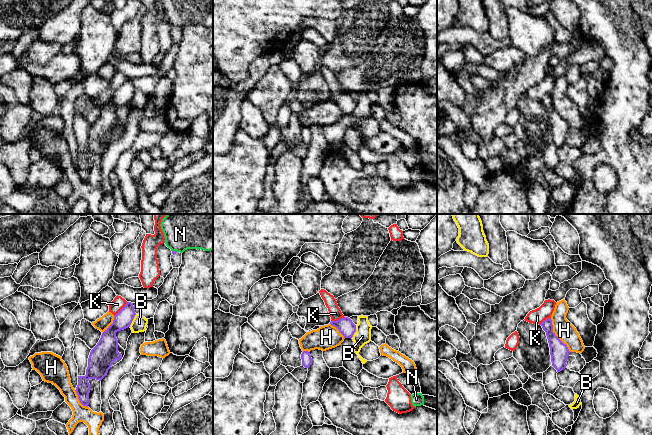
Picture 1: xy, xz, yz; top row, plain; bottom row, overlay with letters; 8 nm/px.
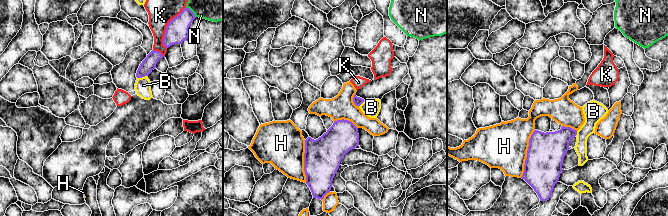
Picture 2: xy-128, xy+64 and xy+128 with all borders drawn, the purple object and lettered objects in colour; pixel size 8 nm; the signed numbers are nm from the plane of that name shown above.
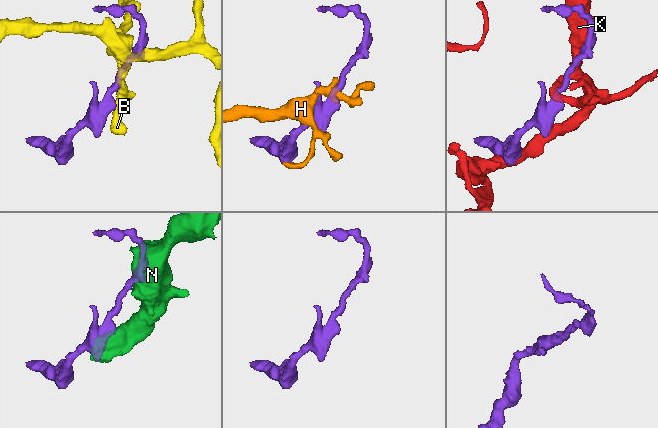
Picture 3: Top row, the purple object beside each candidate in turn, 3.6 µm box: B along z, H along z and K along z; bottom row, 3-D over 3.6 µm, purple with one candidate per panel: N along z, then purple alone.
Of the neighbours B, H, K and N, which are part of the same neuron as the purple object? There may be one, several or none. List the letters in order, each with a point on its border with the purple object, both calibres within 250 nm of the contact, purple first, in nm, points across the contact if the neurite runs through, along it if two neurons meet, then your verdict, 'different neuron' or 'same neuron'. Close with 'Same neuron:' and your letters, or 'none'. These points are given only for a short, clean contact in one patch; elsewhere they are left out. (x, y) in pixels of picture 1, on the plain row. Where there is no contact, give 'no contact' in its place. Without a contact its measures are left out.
B: xy (132, 96) | 140/120 nm | different neuron
H: yz (554, 110) | 150/160 nm | different neuron
K: xy (121, 85) | 140/100 nm | different neuron
N: xy (175, 27) | 30/220 nm | different neuron
Same neuron: none

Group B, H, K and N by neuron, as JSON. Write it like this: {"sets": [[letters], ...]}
{"sets": [["B"], ["H"], ["K"], ["N"]]}

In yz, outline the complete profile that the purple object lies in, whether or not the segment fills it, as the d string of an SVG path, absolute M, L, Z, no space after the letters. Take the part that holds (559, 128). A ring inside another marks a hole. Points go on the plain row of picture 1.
M551 93L541 99L543 106L546 108L550 123L550 131L552 142L557 148L562 147L567 142L567 134L569 132L569 125L553 108L553 101Z

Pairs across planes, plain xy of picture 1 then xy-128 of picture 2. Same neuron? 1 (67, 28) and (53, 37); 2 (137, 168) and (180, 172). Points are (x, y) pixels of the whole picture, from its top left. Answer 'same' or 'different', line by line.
1: different
2: different

